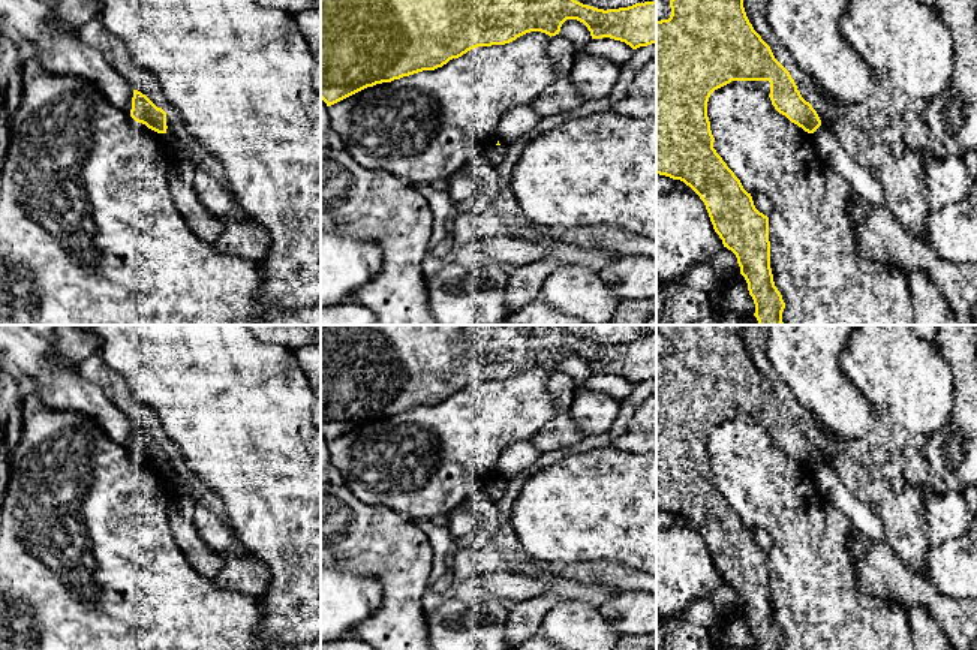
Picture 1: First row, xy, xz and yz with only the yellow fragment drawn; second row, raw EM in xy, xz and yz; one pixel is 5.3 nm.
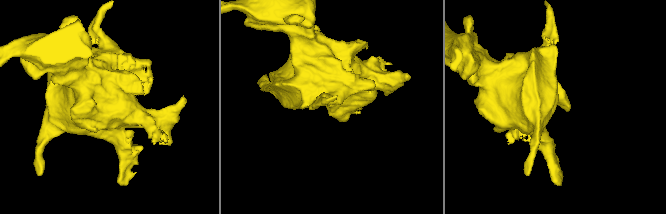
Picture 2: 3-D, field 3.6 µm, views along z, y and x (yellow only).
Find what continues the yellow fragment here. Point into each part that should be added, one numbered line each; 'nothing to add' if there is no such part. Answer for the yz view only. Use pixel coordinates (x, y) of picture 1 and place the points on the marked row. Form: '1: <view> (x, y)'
1: yz (764, 86)

